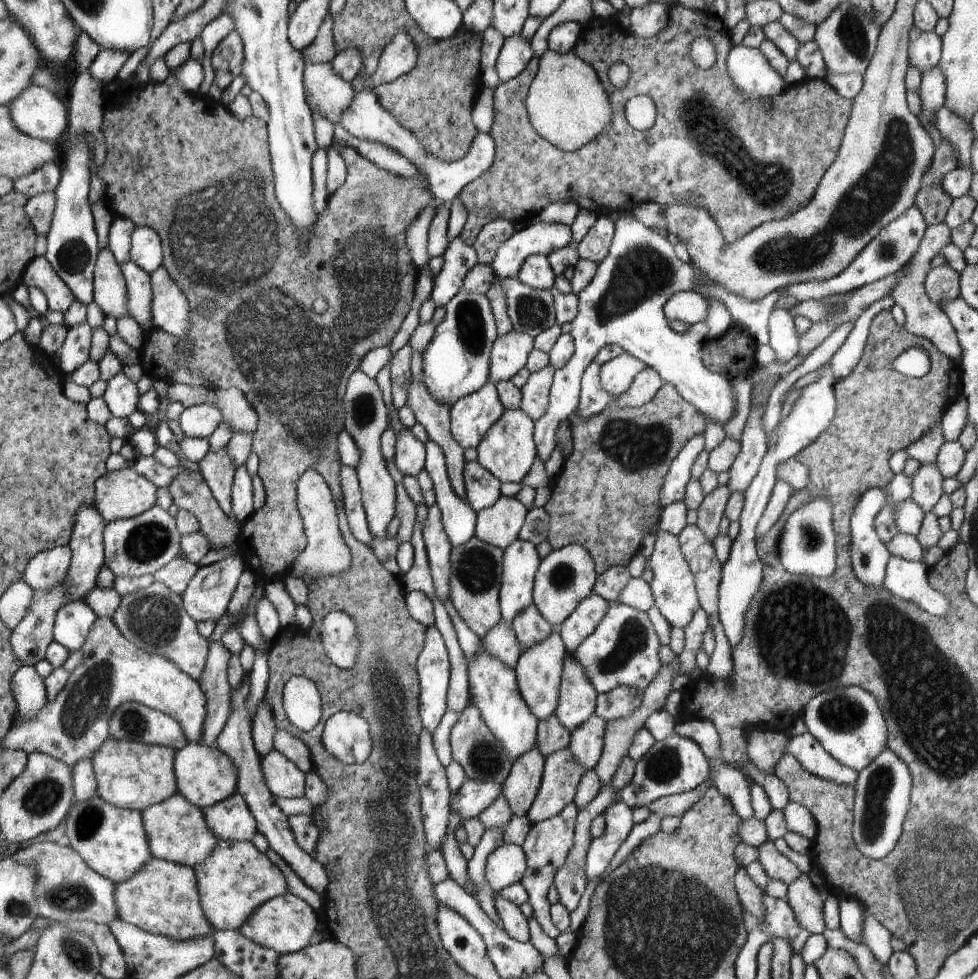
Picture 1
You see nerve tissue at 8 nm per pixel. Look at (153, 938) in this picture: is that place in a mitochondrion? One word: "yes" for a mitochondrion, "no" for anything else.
no

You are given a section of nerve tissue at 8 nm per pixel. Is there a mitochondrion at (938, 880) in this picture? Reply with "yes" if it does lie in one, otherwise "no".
yes

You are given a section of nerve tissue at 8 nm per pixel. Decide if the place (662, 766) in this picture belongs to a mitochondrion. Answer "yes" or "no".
yes

